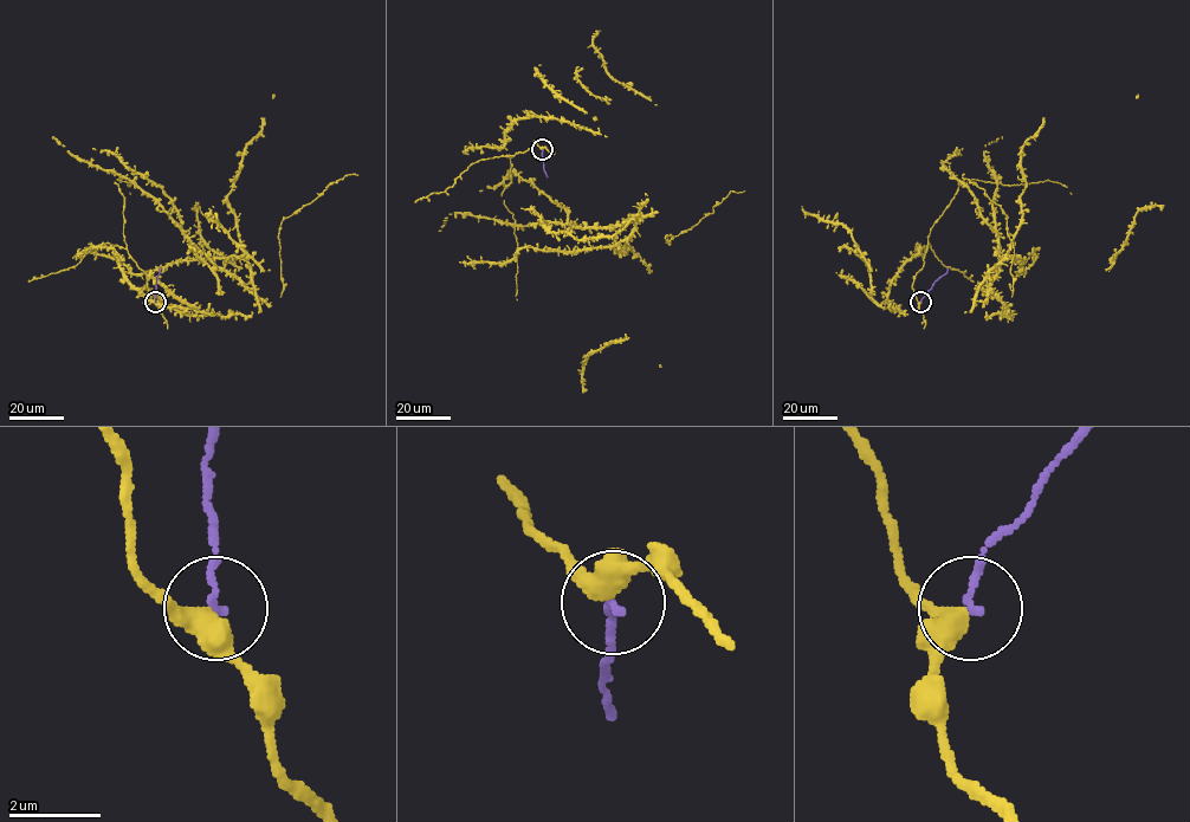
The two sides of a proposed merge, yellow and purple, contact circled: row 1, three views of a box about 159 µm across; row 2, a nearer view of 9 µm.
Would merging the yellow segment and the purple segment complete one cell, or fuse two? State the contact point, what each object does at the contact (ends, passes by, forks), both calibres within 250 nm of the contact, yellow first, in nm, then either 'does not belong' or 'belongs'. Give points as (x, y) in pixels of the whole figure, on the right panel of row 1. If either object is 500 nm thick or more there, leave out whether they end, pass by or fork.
place (920, 302); yellow passes by; purple ends; calibres 400 and 150 nm; does not belong

